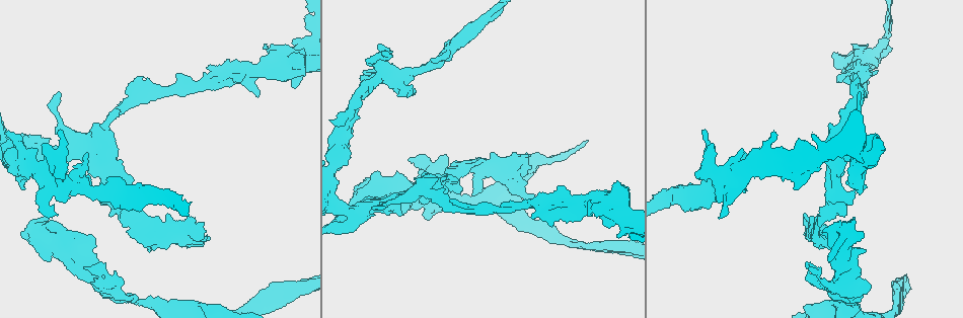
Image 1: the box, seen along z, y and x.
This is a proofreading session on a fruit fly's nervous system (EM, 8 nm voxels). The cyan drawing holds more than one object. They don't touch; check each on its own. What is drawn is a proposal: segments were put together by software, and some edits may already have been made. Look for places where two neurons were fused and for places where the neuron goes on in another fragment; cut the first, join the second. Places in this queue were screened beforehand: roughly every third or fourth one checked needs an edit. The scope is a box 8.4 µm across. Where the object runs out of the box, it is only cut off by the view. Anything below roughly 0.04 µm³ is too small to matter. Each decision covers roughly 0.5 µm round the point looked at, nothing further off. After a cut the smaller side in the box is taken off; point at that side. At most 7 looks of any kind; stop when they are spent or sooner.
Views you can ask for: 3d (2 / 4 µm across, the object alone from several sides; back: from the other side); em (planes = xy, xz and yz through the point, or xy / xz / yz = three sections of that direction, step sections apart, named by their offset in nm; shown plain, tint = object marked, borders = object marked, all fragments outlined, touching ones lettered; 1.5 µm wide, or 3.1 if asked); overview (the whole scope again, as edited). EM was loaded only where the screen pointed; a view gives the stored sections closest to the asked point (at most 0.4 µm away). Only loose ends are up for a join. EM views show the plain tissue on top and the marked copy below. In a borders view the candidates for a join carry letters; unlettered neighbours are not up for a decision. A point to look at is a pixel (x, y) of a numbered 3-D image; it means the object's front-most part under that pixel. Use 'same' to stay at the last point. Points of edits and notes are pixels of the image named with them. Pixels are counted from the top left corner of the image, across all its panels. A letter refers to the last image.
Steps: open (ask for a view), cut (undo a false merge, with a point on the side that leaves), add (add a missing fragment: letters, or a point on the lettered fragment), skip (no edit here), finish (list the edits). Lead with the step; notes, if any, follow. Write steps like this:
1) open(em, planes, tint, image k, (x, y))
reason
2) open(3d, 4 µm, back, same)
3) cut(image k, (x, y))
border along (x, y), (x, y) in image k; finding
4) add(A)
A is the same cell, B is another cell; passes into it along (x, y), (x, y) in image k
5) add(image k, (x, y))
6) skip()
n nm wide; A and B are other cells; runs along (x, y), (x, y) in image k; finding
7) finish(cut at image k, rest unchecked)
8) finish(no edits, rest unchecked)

open(em, yz, step 8, borders, image 1, (861, 237))

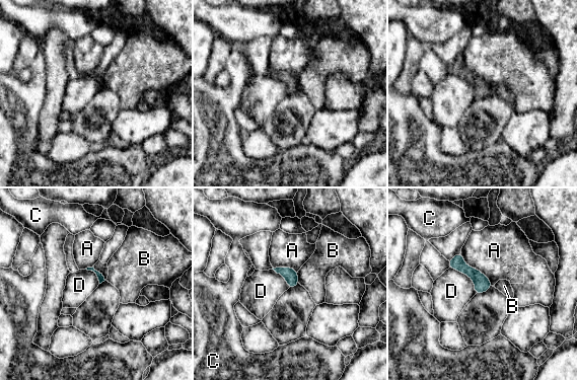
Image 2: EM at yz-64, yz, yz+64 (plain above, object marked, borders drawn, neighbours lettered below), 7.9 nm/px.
skip()
A touches over 380 nm; A, B, C and D are other cells; none of them fits

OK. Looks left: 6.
open(3d, 4 µm, back, image 1, (850, 190))
free end

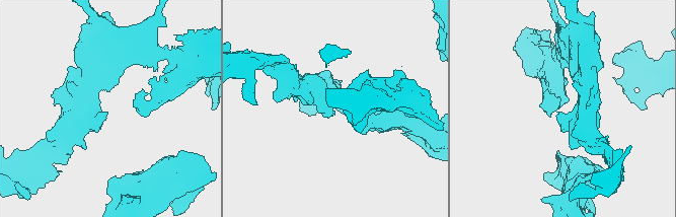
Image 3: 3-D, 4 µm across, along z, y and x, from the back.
open(em, planes, borders, image 3, (107, 114))
need the tissue

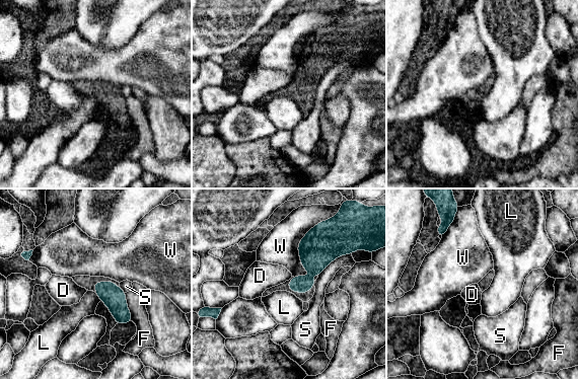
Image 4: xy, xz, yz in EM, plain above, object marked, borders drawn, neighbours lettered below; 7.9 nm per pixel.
skip()
D, F, L, S and W are other cells; border along (95, 293), (100, 300) in image 4; none of them fits

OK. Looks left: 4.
open(em, xy, step 8, tint, image 1, (356, 98))
branch point

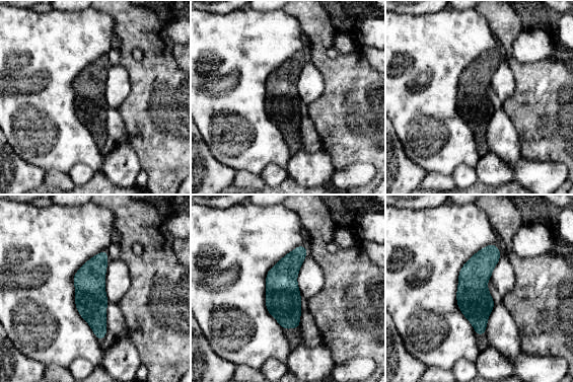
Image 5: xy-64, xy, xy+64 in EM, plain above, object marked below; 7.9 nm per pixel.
open(em, planes, borders, same)
another direction

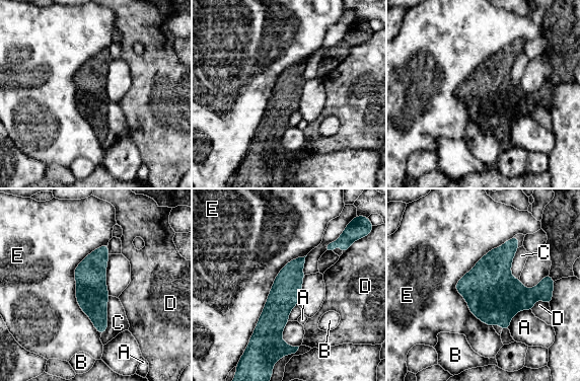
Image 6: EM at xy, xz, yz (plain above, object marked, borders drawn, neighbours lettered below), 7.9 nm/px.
skip()
E touches over 750 nm; A, B, C, D and E are other cells; runs along (302, 259), (277, 308), (284, 346) in image 6; all the same neuron

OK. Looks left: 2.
finish(no edits, rest unchecked)

